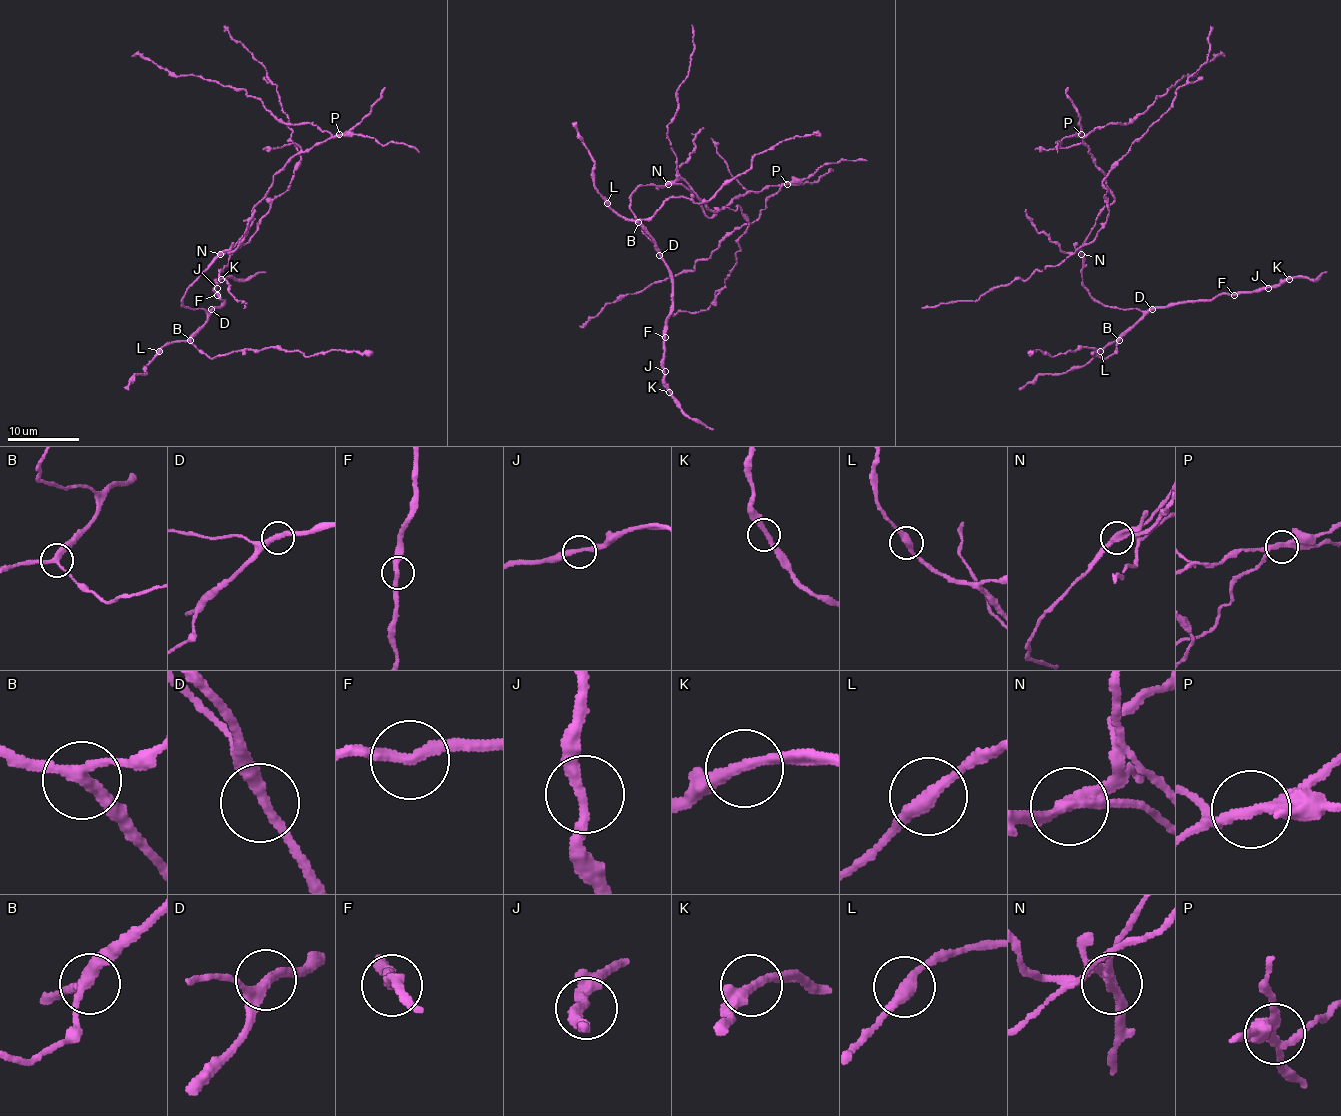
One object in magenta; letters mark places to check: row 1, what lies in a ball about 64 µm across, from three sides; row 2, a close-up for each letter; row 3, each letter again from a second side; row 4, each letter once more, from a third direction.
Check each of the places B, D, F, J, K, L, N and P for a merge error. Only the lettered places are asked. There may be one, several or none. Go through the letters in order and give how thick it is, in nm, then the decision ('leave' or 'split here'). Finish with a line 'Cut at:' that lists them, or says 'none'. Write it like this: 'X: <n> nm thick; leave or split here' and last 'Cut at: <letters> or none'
B: 280 nm thick; leave
D: 280 nm thick; leave
F: 300 nm thick; leave
J: 260 nm thick; leave
K: 280 nm thick; leave
L: 360 nm thick; leave
N: 320 nm thick; split here
P: 280 nm thick; split here
Cut at: N, P

